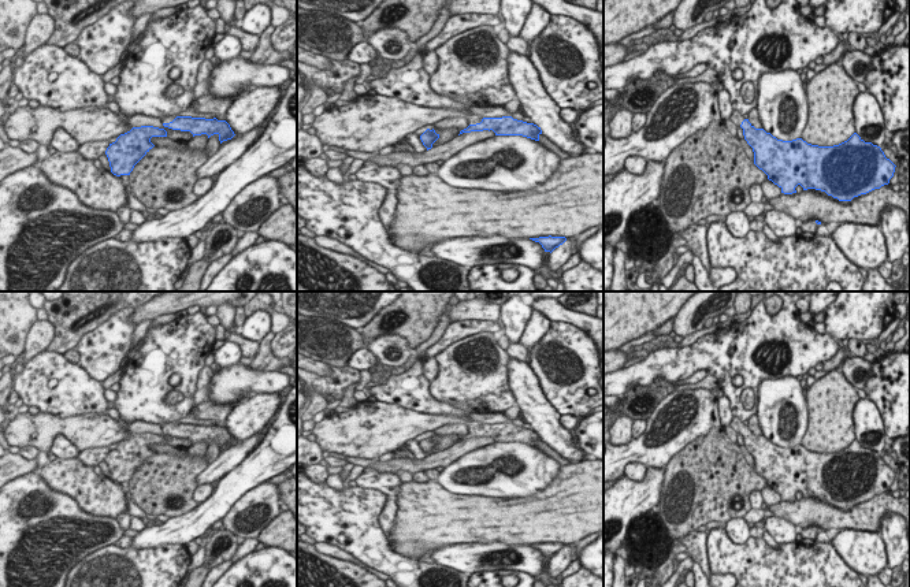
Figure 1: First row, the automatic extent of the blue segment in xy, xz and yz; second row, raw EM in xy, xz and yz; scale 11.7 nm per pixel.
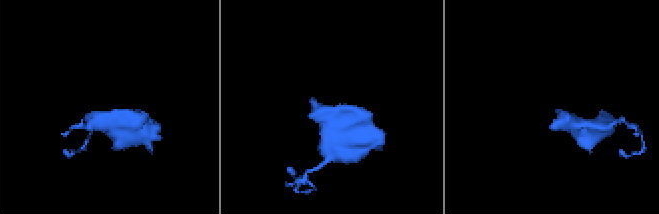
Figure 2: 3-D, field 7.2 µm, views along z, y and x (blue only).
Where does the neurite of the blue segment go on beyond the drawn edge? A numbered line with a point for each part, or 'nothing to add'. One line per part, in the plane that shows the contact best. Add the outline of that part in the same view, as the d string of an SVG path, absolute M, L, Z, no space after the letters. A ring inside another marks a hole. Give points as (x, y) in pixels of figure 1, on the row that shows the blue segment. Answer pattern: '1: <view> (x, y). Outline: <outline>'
1: xz (411, 84). Outline: M417 53L402 68L389 70L383 78L369 82L376 94L397 97L402 101L428 108L456 108L467 112L469 125L482 122L482 116L471 114L471 105L456 103L453 99L438 94L430 85L431 74L426 71L426 53Z

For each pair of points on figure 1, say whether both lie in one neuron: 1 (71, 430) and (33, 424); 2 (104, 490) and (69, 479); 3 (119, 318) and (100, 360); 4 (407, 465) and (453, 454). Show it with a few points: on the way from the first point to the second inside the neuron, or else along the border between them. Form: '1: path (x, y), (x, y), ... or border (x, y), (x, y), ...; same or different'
1: path (62, 426), (43, 426); same
2: path (96, 490), (90, 490), (77, 479); same
3: path (118, 329), (112, 340), (103, 349); same
4: path (418, 465), (442, 459); same

